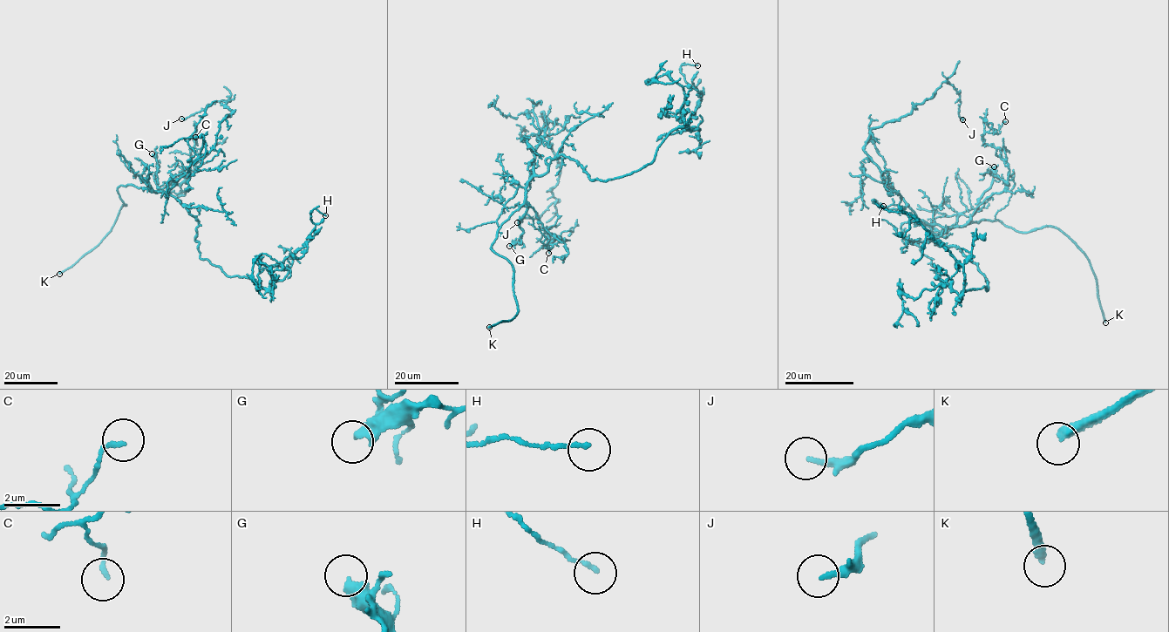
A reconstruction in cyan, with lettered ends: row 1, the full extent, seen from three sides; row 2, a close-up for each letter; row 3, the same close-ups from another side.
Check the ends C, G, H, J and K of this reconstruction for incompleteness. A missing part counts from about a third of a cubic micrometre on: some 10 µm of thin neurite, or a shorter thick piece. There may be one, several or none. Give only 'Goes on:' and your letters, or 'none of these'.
Goes on: G, K

